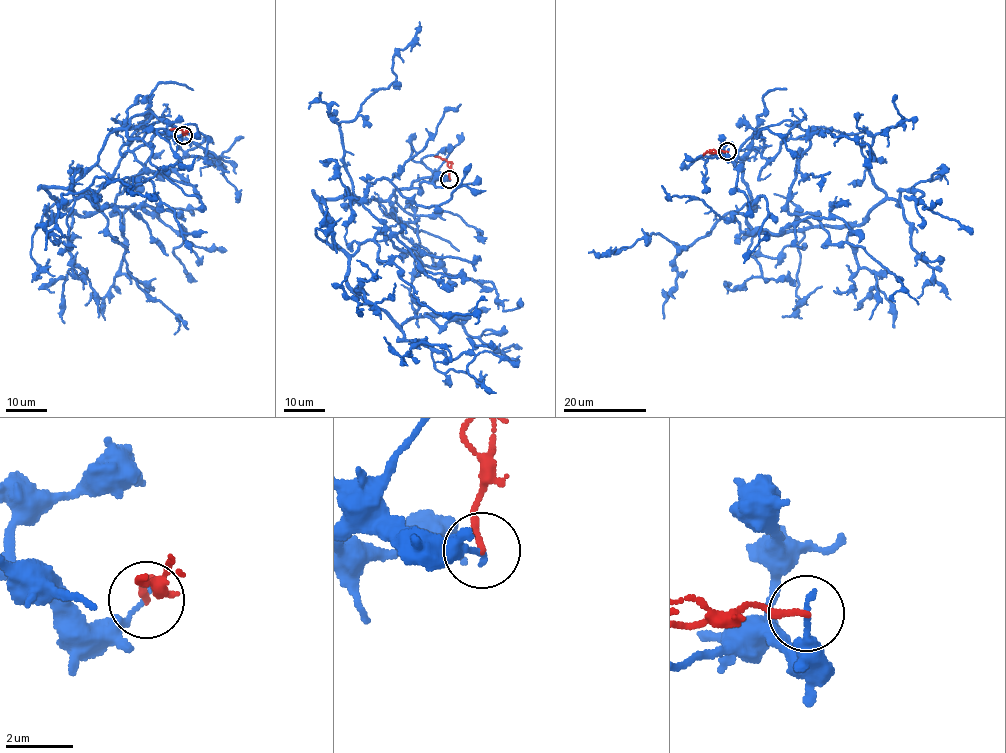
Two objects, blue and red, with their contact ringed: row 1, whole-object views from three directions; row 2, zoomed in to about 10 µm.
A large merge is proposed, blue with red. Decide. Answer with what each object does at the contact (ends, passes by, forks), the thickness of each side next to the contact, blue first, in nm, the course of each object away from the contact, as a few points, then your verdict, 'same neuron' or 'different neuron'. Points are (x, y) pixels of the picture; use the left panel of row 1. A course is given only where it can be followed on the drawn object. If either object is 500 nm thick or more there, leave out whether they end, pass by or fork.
blue ends; red ends; calibres 160 and 180 nm; course blue (183, 135), (114, 129), (83, 174), (45, 191), (85, 216), (144, 169), (166, 175), (243, 137); course red (183, 135), (180, 129), (170, 129); different neuron

